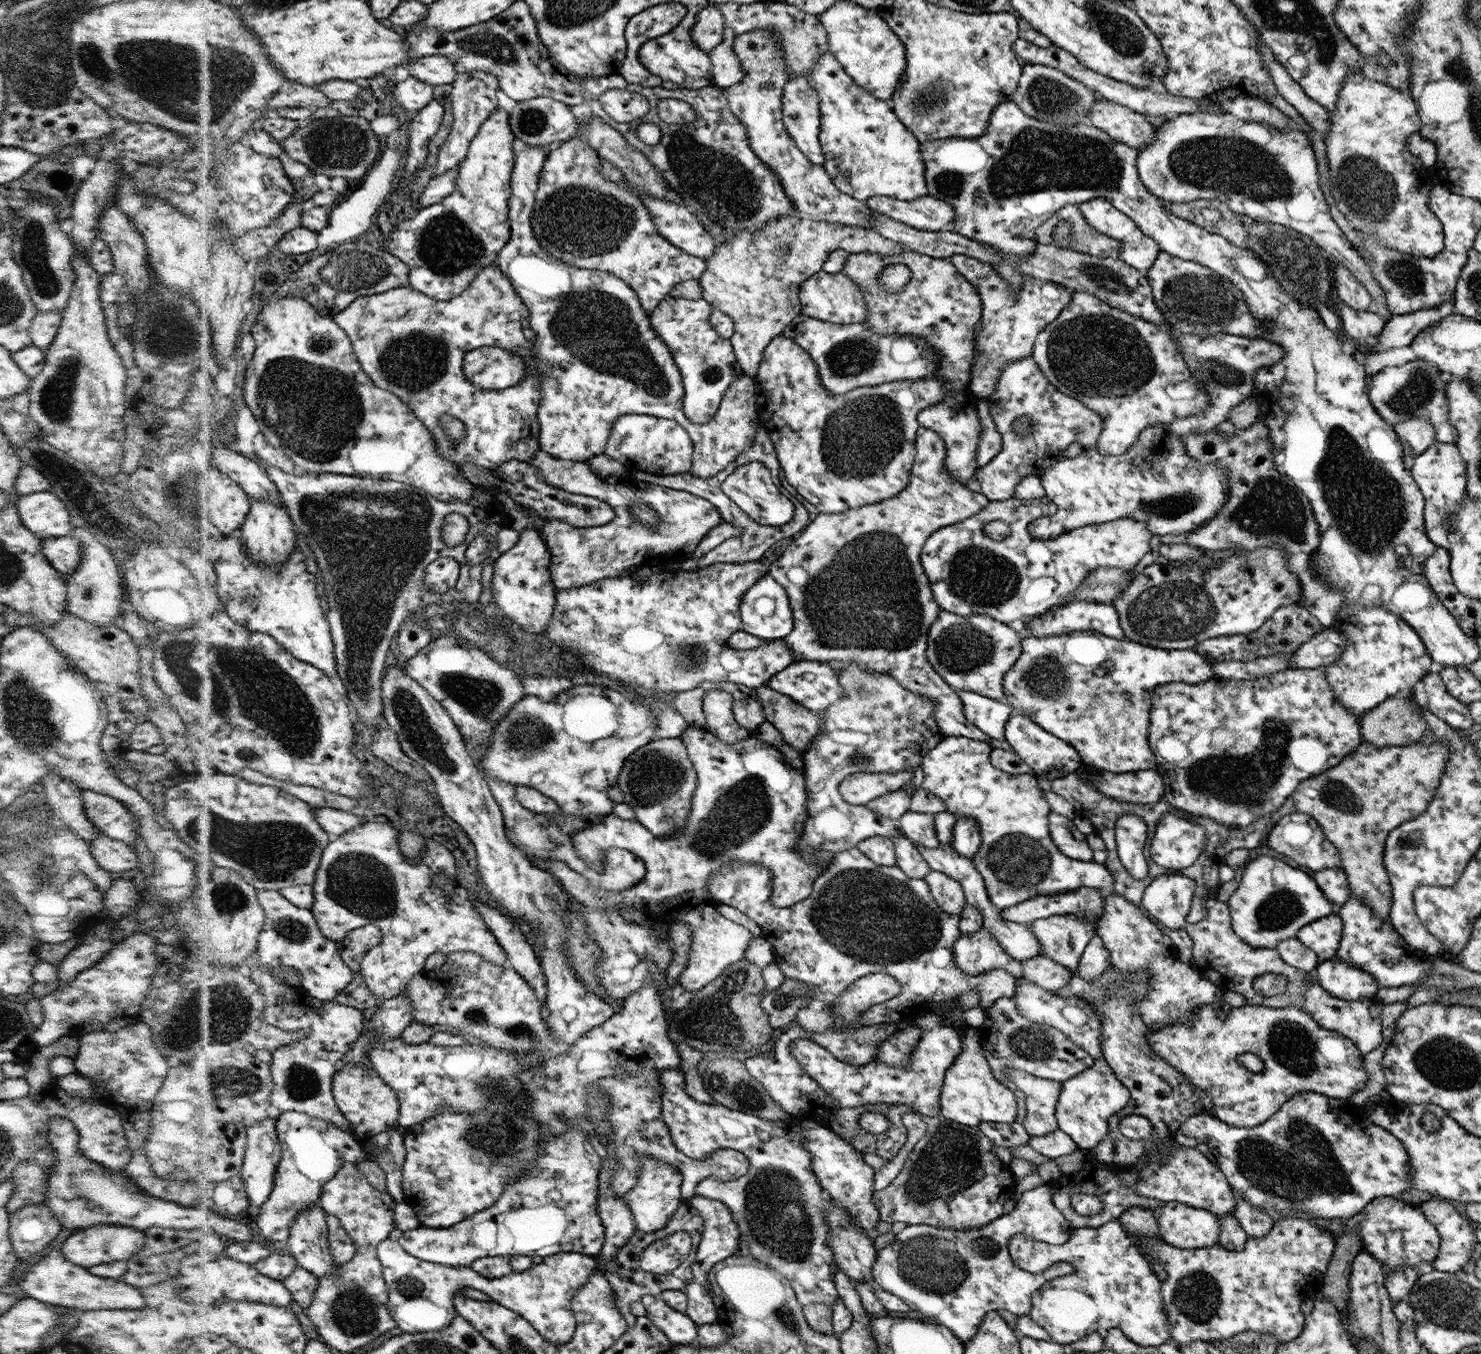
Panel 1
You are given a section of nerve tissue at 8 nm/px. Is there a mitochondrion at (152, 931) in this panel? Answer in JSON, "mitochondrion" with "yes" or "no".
{"mitochondrion":"no"}

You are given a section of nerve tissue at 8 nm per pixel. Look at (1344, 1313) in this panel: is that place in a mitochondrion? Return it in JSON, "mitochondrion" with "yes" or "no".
{"mitochondrion":"no"}

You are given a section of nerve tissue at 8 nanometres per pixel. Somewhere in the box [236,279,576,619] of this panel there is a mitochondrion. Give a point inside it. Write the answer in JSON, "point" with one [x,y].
{"point":[314,410]}

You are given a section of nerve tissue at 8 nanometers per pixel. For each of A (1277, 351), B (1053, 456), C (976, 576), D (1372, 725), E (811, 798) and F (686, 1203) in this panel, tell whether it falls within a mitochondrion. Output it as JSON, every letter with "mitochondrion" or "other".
{"A":"other","B":"other","C":"mitochondrion","D":"other","E":"other","F":"other"}

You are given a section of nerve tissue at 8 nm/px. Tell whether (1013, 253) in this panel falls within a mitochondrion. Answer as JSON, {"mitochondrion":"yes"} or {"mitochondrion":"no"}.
{"mitochondrion":"no"}

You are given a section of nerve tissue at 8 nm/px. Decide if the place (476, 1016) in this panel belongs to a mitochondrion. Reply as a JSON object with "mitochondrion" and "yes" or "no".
{"mitochondrion":"yes"}

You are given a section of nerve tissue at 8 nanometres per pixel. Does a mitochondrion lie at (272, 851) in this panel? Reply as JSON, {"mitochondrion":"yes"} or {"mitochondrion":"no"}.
{"mitochondrion":"yes"}

